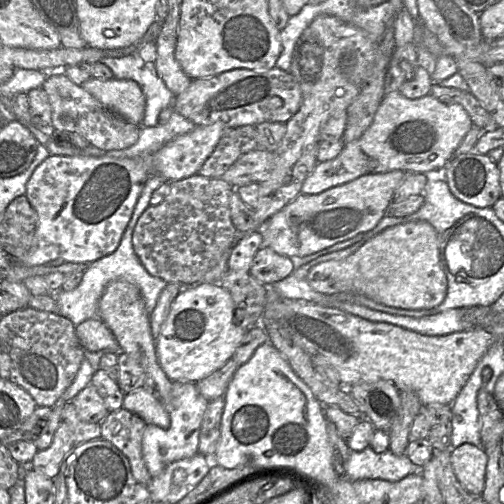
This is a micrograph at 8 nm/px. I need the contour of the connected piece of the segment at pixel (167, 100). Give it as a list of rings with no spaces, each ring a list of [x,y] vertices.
[[[138,53],[122,57],[108,56],[100,62],[111,69],[115,79],[138,83],[146,99],[141,127],[157,126],[160,112],[166,107],[172,107],[175,95],[159,77],[155,63],[145,63]]]

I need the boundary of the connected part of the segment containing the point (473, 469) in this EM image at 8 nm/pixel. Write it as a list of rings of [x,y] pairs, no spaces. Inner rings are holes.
[[[464,443],[450,449],[450,462],[460,485],[471,495],[481,495],[485,486],[488,456],[479,446]]]

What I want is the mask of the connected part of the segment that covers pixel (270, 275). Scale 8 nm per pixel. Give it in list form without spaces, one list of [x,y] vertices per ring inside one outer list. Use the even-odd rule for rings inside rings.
[[[263,245],[253,258],[249,274],[262,284],[272,285],[291,275],[294,270],[290,257],[276,253],[269,246]]]

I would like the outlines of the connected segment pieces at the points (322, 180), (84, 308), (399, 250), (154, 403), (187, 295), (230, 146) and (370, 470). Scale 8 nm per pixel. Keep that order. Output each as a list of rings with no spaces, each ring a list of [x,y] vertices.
[[[400,91],[387,93],[371,125],[361,137],[345,144],[336,158],[318,162],[305,179],[301,193],[319,194],[366,174],[386,173],[393,170],[435,175],[447,166],[472,126],[469,114],[458,103],[442,103],[431,94],[409,99]]]
[[[158,175],[152,176],[146,181],[121,242],[113,253],[87,265],[83,278],[75,289],[69,292],[63,291],[62,289],[51,292],[50,296],[55,299],[58,304],[59,315],[70,319],[75,327],[87,319],[99,318],[99,301],[107,284],[114,280],[124,280],[136,285],[141,291],[146,310],[149,315],[156,307],[158,298],[163,289],[167,286],[167,282],[161,278],[151,275],[145,269],[134,251],[132,234],[139,217],[151,205],[150,199],[153,192],[165,182],[166,180],[162,176]]]
[[[425,220],[386,228],[349,257],[313,266],[306,281],[312,289],[325,295],[357,293],[386,306],[413,310],[436,307],[447,293],[437,232]]]
[[[146,387],[125,394],[123,408],[137,414],[147,424],[154,424],[163,429],[169,428],[171,424],[170,415],[163,403]]]
[[[209,283],[184,287],[156,339],[156,353],[167,377],[173,382],[198,383],[225,365],[247,332],[234,322],[234,313],[234,301],[224,287]]]
[[[270,121],[227,129],[198,174],[218,179],[247,152],[274,152],[285,131],[286,123]]]
[[[369,446],[361,452],[350,451],[343,478],[351,482],[364,479],[398,482],[419,471],[420,467],[413,464],[407,455],[397,456],[390,450],[378,454]]]

